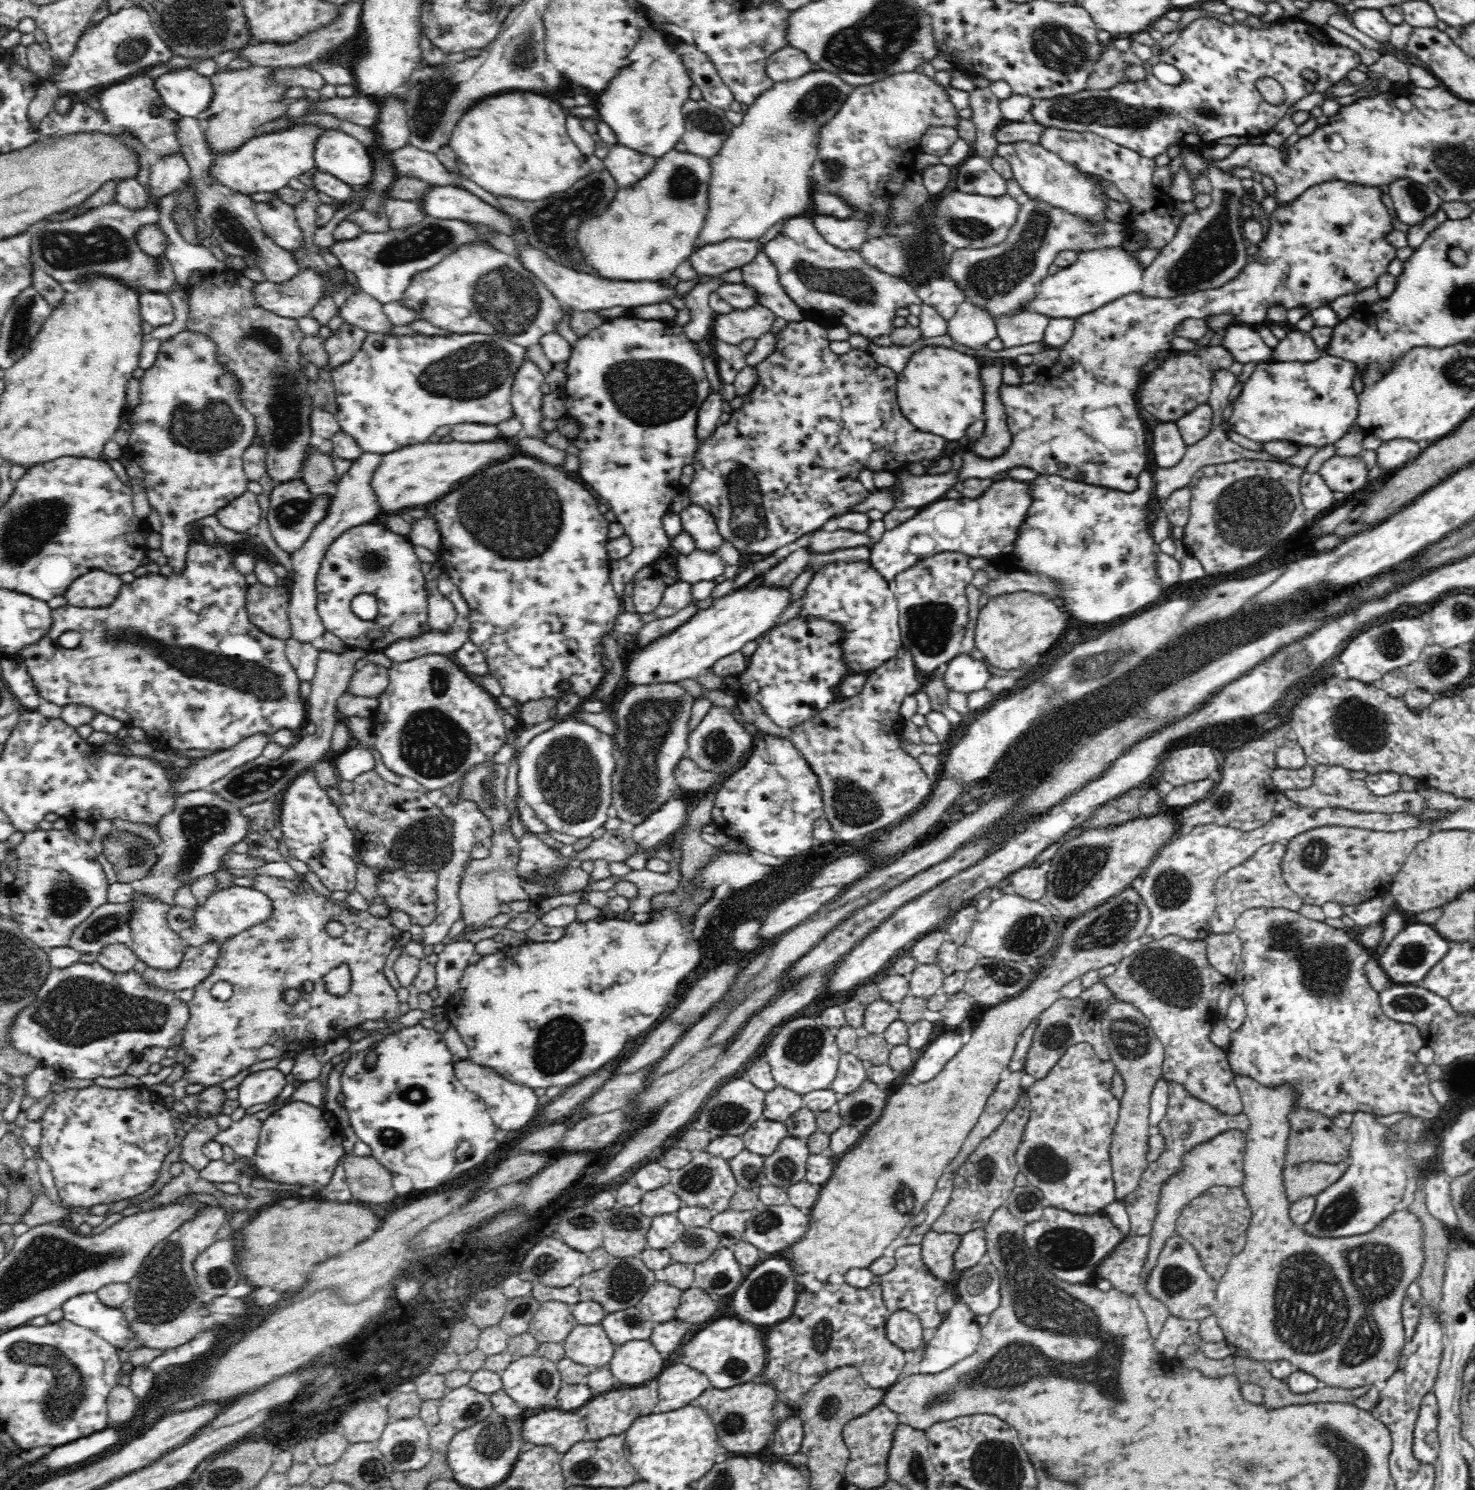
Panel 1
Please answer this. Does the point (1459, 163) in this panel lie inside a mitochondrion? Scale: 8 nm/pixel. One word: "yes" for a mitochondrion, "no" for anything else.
yes

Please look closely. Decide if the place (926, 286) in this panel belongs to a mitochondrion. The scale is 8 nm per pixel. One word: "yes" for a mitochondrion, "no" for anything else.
no

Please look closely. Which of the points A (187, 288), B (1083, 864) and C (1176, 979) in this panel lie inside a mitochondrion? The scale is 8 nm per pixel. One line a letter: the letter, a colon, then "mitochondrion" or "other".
A: other
B: mitochondrion
C: mitochondrion

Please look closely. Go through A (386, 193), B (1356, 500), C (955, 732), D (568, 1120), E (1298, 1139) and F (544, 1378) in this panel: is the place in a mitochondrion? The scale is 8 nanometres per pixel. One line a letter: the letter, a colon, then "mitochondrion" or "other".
A: other
B: other
C: other
D: other
E: other
F: mitochondrion

